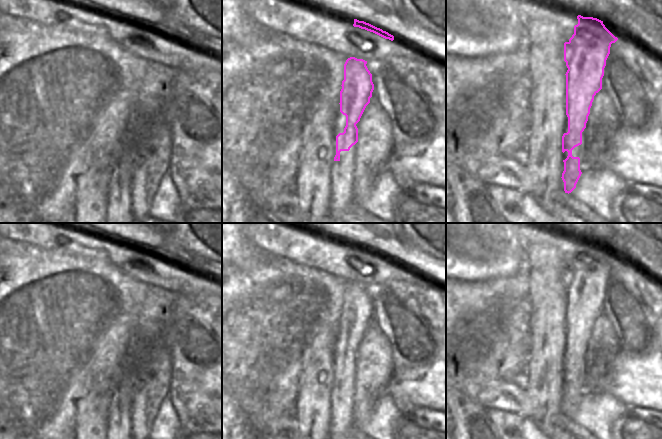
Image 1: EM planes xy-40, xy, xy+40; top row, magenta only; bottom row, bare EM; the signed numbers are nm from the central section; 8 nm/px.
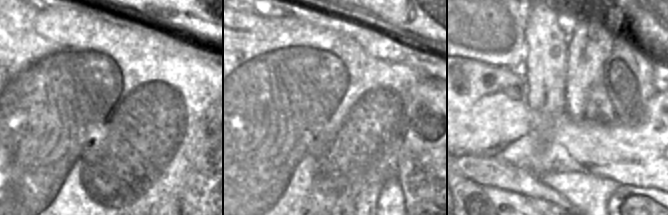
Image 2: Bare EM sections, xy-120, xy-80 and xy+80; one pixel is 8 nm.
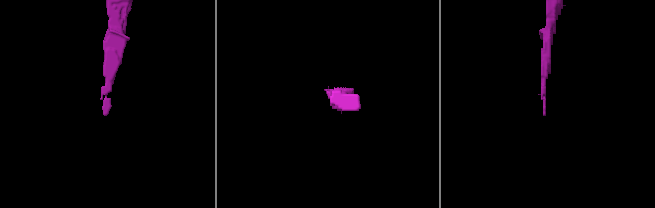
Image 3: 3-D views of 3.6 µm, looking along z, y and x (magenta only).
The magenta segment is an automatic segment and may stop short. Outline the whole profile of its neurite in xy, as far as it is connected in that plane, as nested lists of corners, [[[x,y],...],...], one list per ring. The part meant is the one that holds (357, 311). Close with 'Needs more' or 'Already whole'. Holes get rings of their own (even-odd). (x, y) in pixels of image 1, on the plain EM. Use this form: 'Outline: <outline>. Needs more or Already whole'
Outline: [[[350,281],[344,288],[344,304],[340,315],[340,336],[346,340],[343,357],[336,360],[336,379],[332,390],[331,439],[342,439],[354,428],[352,395],[340,394],[340,376],[349,375],[358,366],[356,348],[370,327],[374,308],[367,285]]]. Needs more

